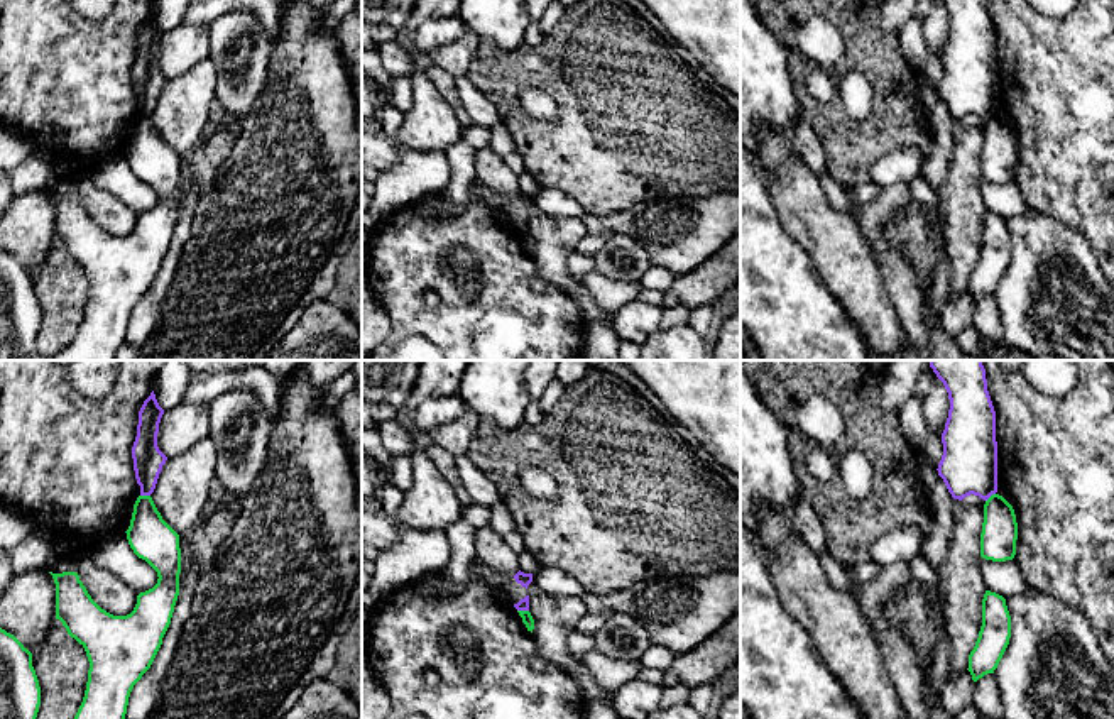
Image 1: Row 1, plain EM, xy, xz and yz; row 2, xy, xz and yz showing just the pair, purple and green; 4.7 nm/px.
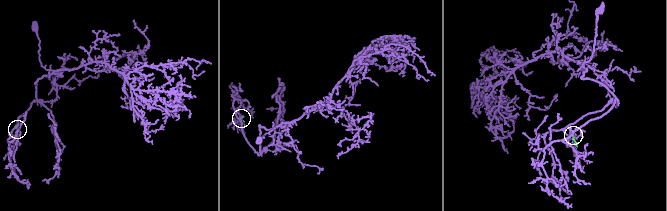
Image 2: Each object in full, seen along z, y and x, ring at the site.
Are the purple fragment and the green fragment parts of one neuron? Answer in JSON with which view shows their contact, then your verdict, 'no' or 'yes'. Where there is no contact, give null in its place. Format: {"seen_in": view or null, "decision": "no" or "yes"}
{"seen_in": "xy", "decision": "no"}

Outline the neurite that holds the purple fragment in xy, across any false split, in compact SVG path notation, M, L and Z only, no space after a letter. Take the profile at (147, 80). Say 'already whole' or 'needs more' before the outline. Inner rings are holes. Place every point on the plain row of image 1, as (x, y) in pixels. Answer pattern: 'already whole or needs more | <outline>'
already whole | M154 12L139 32L137 58L132 68L134 91L140 117L150 117L167 78L157 68L159 44L164 30L159 27Z

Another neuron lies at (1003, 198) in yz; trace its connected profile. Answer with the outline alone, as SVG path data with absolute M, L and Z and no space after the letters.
M980 178L979 189L982 193L986 210L1002 217L1004 220L1038 213L1024 201L1014 179L1006 183L992 183Z

